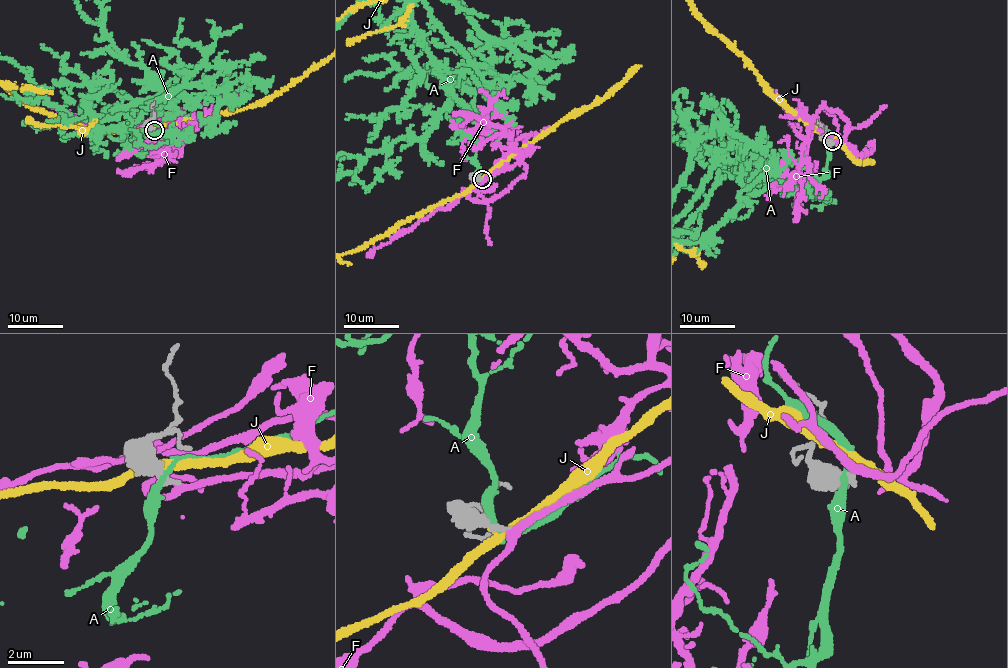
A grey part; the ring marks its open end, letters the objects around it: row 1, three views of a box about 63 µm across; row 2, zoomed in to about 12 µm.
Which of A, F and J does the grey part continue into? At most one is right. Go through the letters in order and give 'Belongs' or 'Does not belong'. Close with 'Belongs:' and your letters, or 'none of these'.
A: Does not belong
F: Belongs
J: Does not belong
Belongs: F

